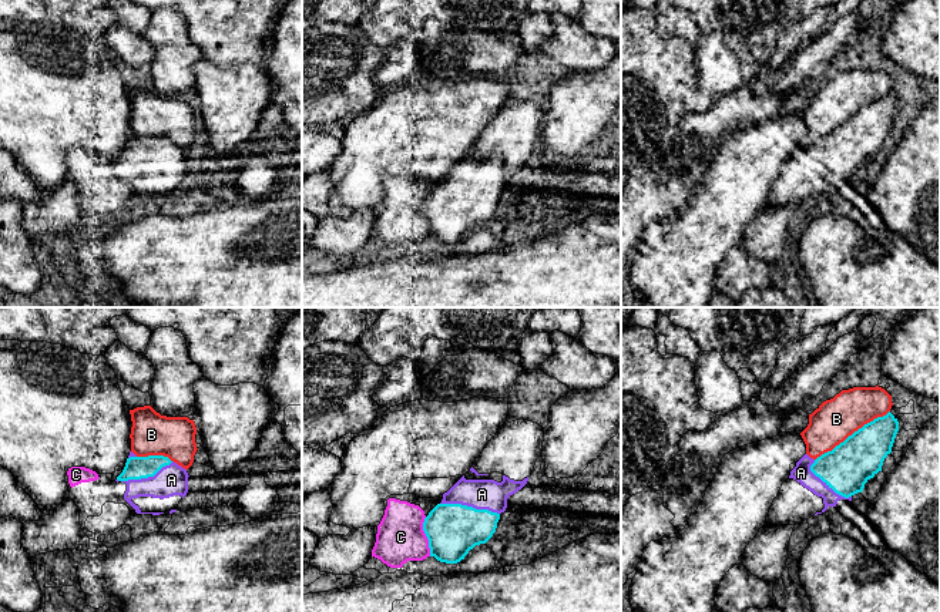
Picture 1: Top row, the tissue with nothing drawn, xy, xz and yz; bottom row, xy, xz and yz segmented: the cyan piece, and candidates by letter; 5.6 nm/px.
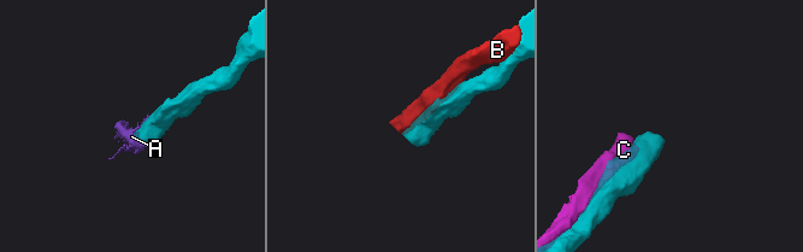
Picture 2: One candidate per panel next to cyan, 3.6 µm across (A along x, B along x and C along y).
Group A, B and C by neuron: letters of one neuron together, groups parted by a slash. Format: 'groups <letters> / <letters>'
groups A B / C

